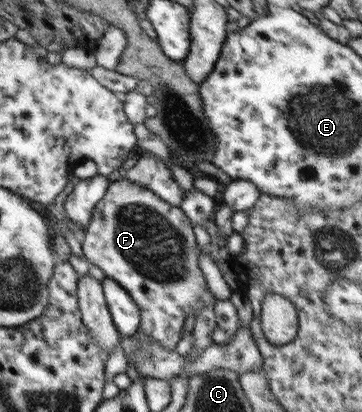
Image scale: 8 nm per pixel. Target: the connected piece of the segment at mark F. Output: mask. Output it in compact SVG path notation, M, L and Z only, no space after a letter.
M128 178L111 182L102 200L98 201L85 232L81 239L84 256L91 265L101 268L106 277L116 279L125 288L138 305L141 317L139 330L158 341L163 348L174 352L186 320L196 318L204 308L217 302L198 267L200 250L191 220L180 207L171 206L145 186Z

